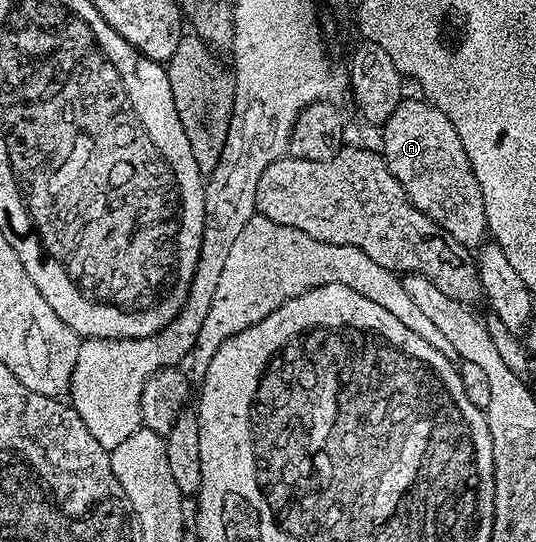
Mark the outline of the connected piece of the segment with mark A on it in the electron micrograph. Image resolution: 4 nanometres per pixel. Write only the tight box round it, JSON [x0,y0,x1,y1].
[381,99,489,250]

